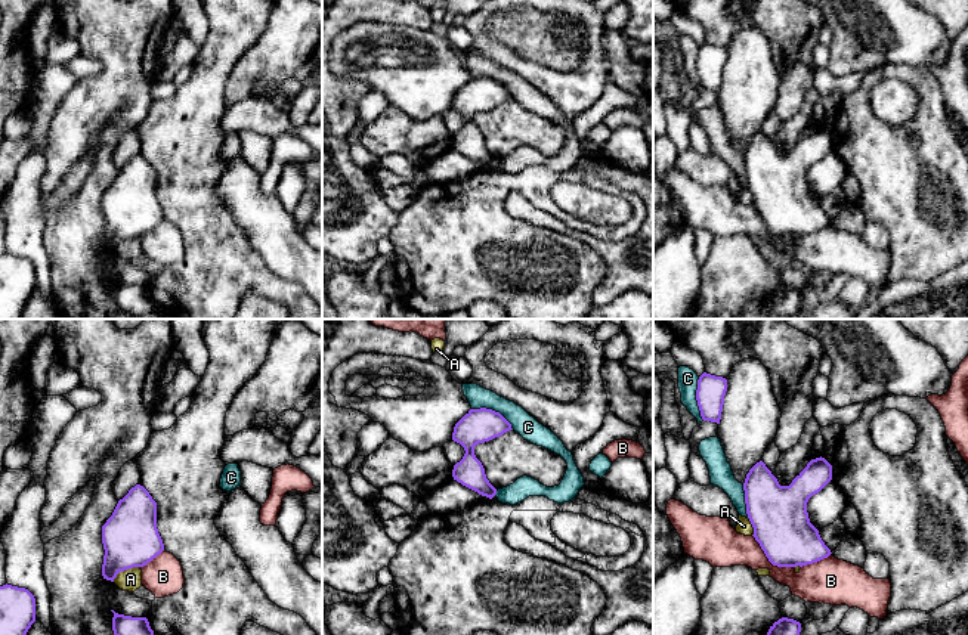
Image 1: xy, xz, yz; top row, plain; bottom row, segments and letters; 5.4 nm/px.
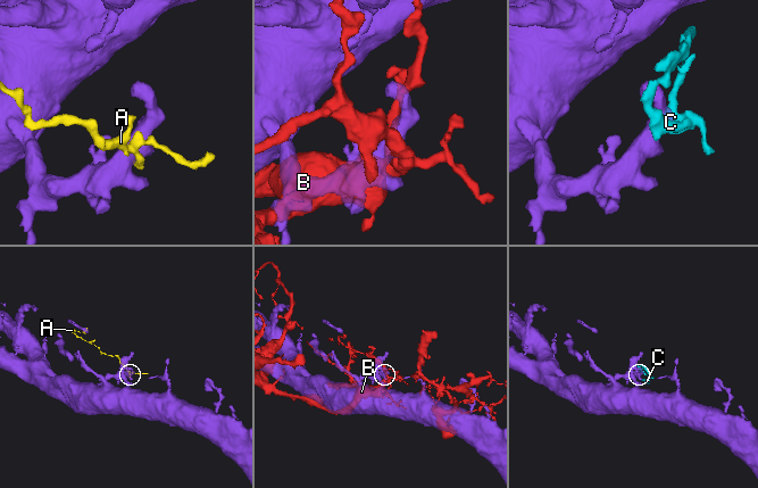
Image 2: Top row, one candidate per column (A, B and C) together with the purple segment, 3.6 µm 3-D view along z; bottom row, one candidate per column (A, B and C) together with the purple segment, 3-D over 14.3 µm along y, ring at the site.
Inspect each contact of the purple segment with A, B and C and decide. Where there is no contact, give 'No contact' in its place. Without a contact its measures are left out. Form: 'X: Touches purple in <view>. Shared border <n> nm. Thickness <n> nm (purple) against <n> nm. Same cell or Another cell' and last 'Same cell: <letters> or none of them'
A: Touches purple in xy. Shared border 170 nm. Thickness 300 nm (purple) against 120 nm. Another cell
B: Touches purple in yz. Shared border 300 nm. Thickness 300 nm (purple) against 200 nm. Another cell
C: Touches purple in xz. Shared border 260 nm. Thickness 190 nm (purple) against 120 nm. Another cell
Same cell: none of them

